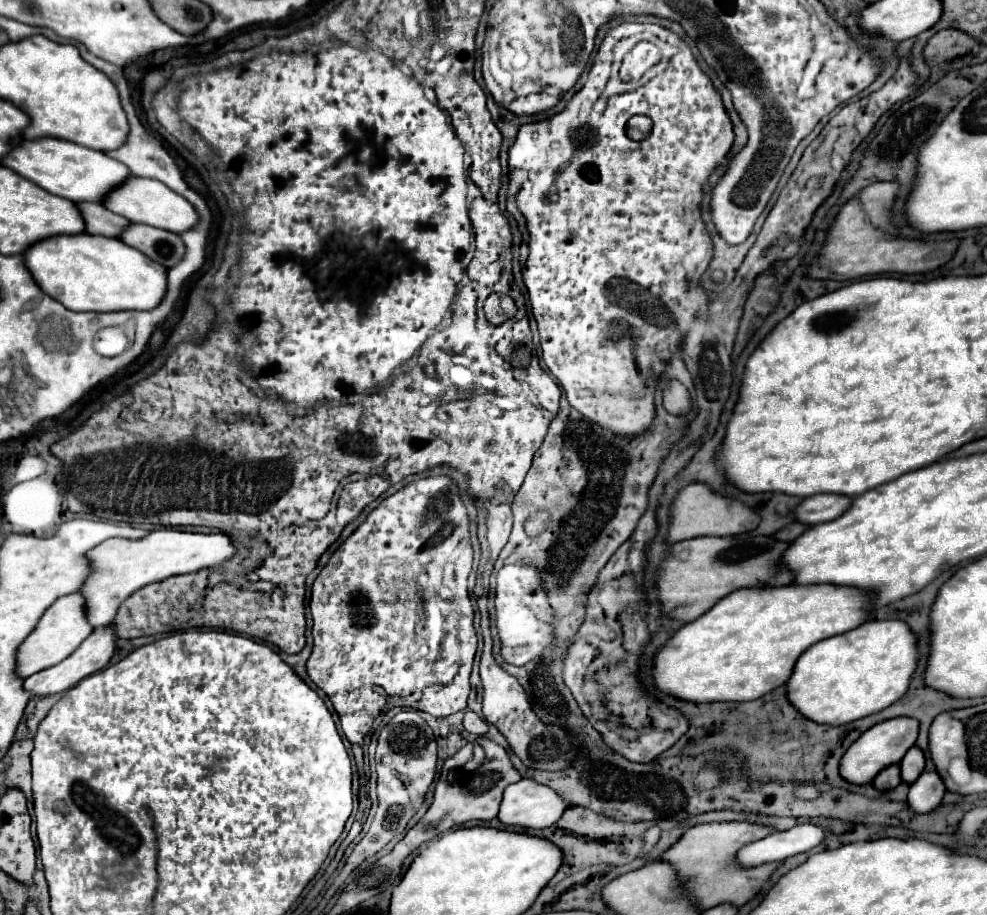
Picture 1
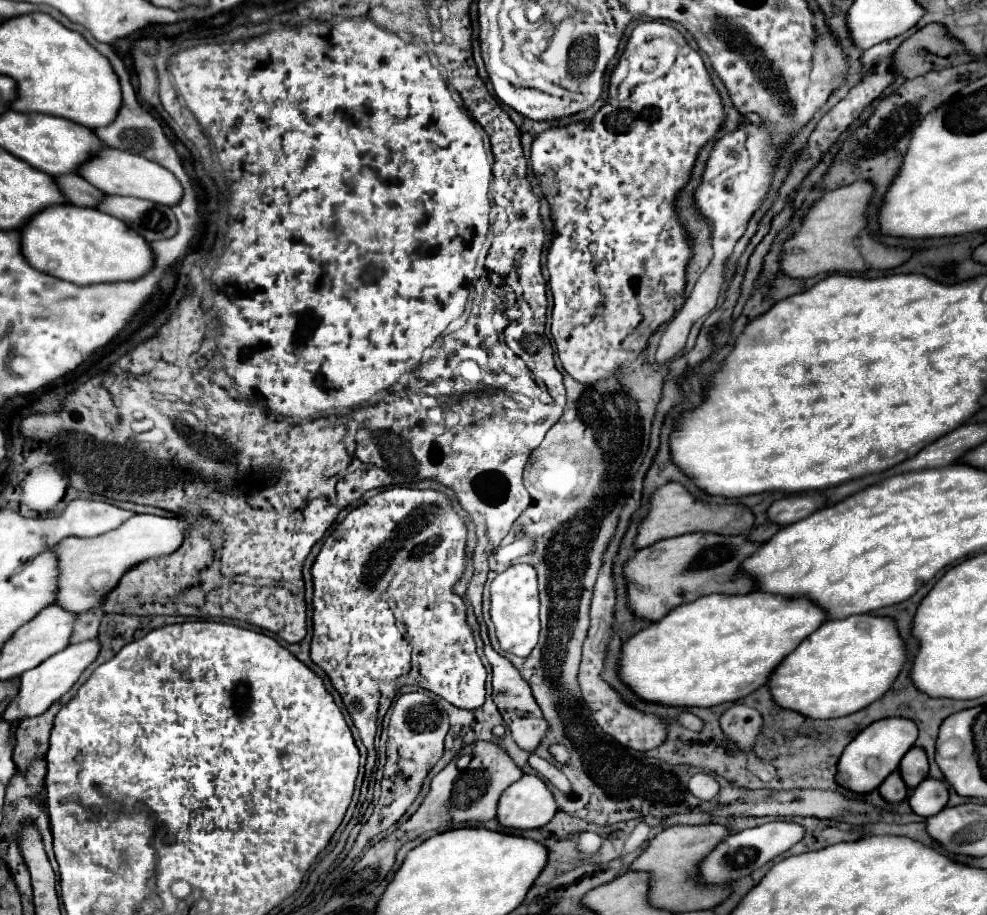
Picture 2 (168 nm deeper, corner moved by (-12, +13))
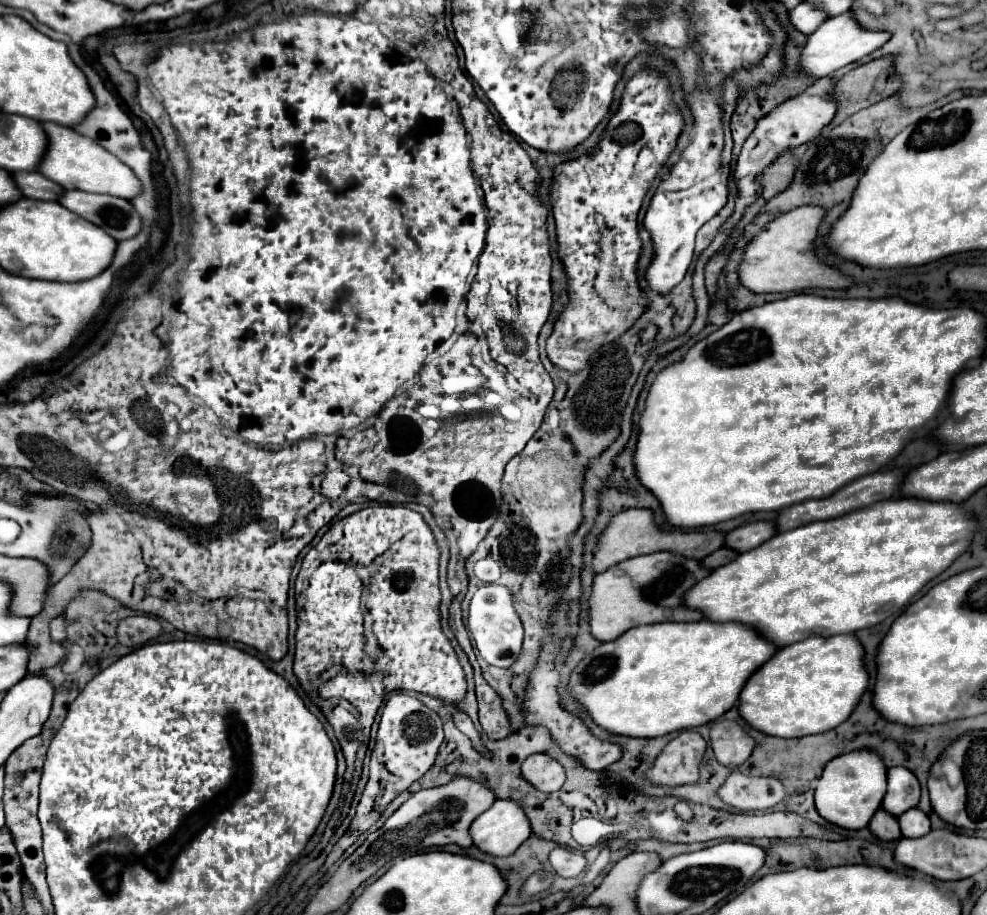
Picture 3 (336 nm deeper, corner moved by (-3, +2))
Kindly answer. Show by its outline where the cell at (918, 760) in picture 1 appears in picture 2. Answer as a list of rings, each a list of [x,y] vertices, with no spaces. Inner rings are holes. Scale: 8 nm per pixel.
[[[914,746],[904,754],[900,762],[900,774],[910,790],[916,788],[928,776],[928,758],[924,748]]]

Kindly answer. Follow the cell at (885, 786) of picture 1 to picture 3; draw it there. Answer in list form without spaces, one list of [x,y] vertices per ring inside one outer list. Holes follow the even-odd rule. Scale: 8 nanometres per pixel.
[[[879,809],[873,815],[873,819],[869,823],[869,831],[881,841],[897,841],[897,839],[901,839],[897,819],[893,815],[889,815],[887,811],[883,811],[883,809]]]

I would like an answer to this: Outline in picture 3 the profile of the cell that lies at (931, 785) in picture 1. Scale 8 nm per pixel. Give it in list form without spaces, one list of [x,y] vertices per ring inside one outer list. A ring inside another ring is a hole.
[[[913,807],[907,813],[903,813],[899,817],[899,825],[901,825],[901,835],[909,837],[909,839],[923,837],[923,835],[927,835],[927,831],[931,831],[929,817],[919,807]]]

